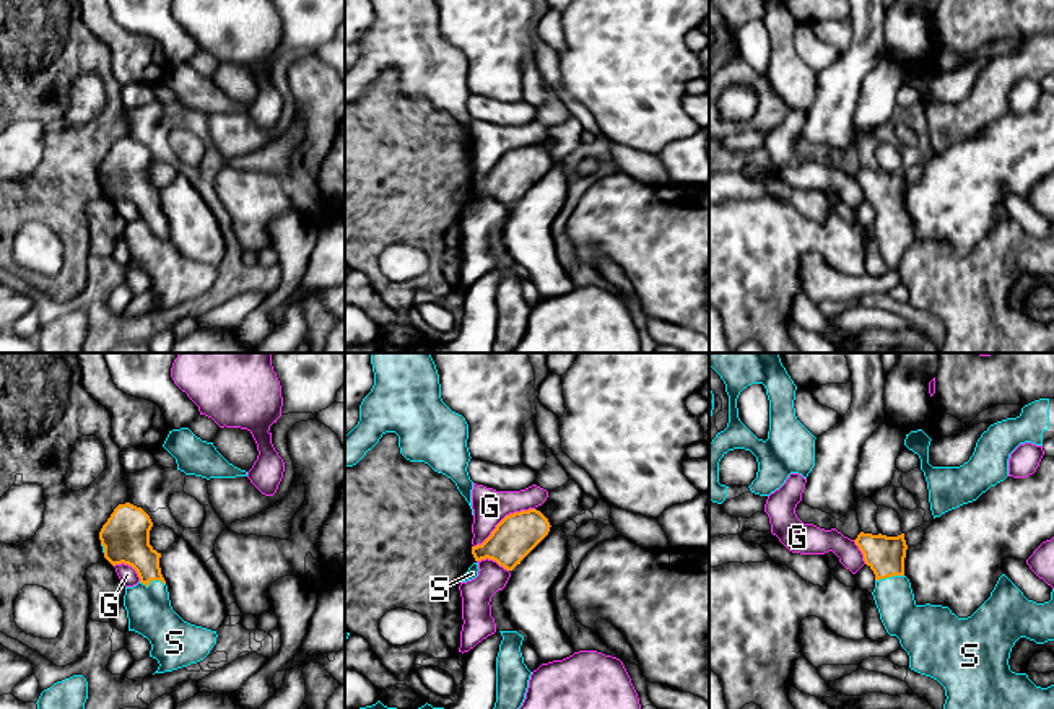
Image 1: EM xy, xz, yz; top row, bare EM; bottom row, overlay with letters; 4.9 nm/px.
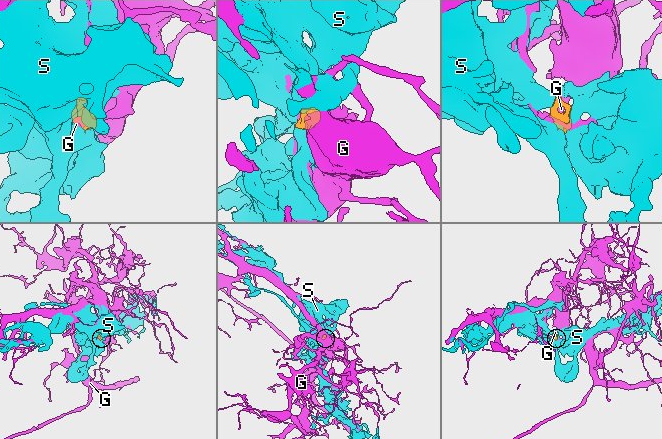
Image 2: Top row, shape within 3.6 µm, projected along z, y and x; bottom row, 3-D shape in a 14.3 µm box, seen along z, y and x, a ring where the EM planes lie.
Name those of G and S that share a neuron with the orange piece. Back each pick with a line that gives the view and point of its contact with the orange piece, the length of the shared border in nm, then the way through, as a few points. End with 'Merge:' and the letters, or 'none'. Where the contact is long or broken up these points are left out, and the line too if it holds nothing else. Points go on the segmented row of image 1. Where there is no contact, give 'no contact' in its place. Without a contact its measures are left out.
S: yz (888, 576) | 150 nm
Merge: S

